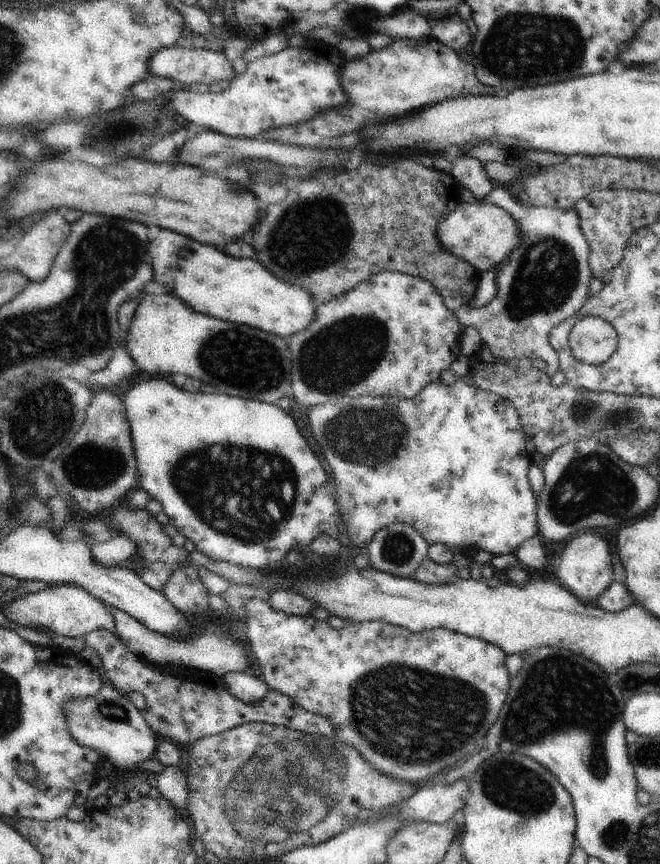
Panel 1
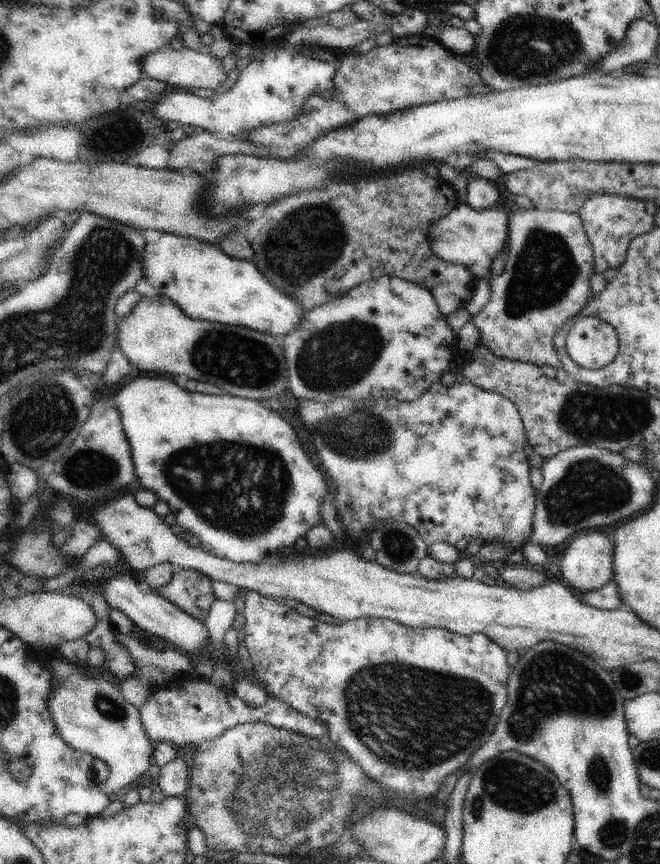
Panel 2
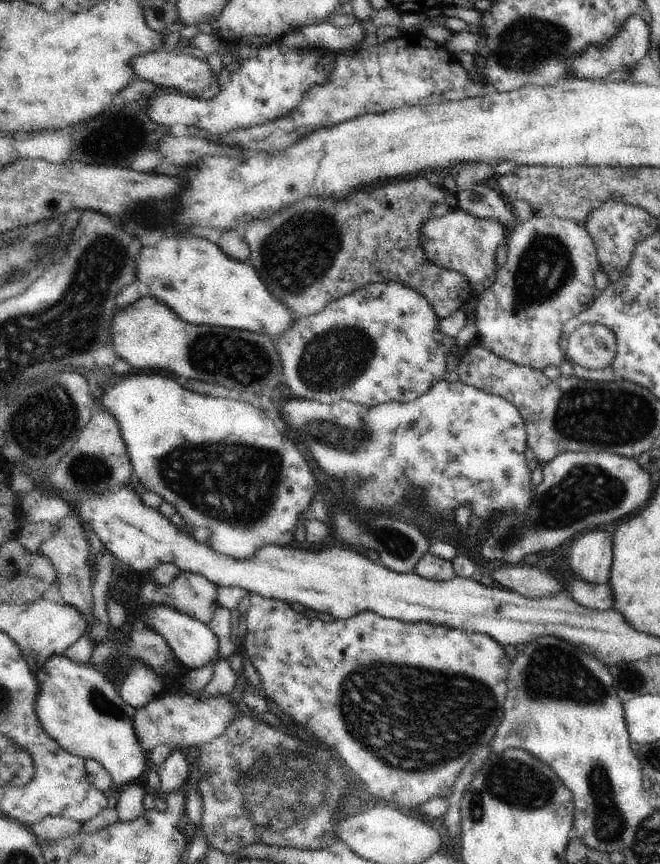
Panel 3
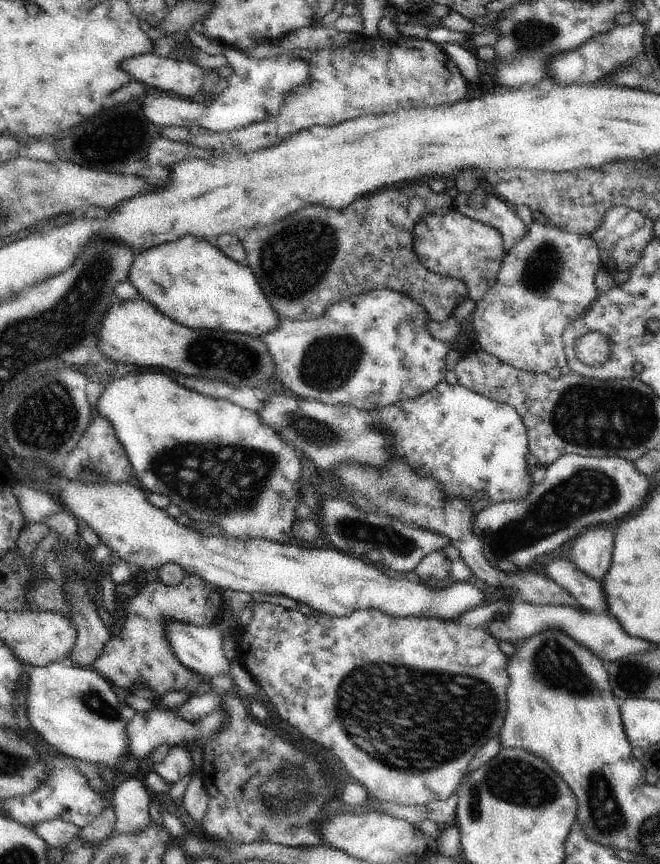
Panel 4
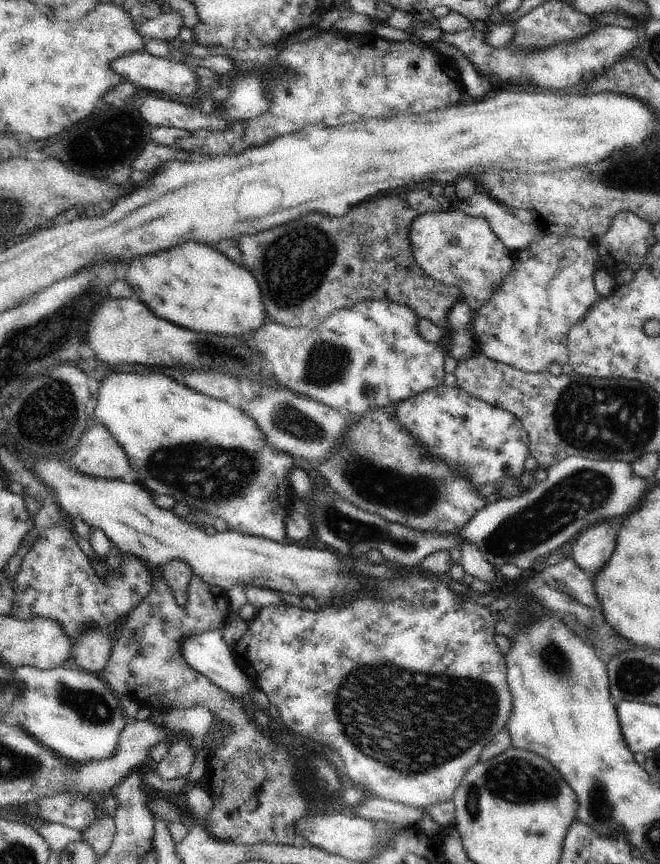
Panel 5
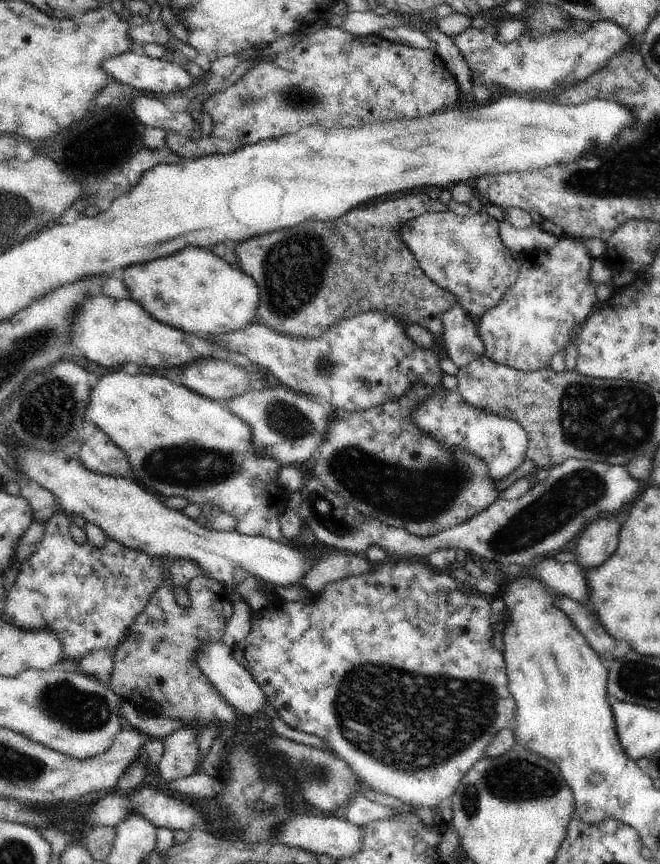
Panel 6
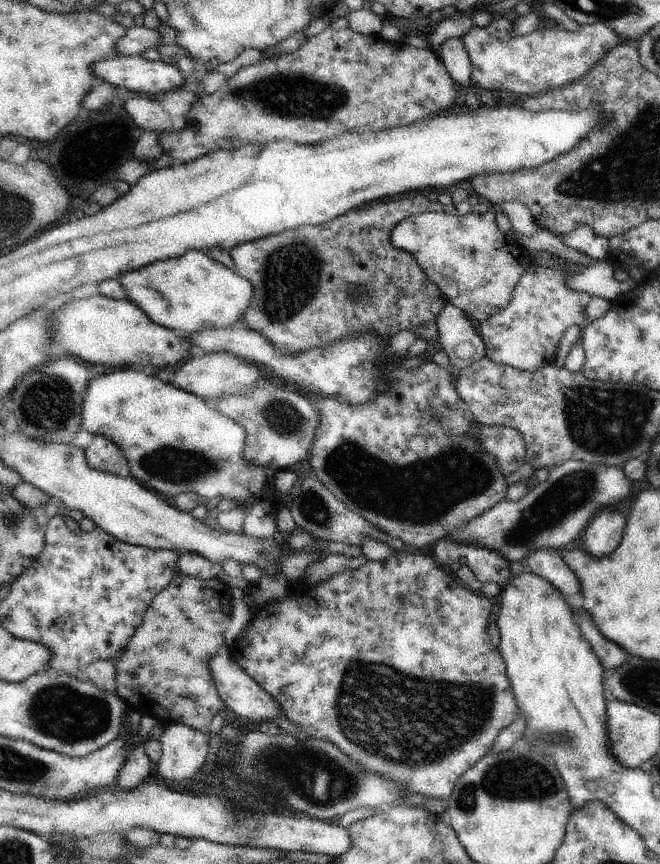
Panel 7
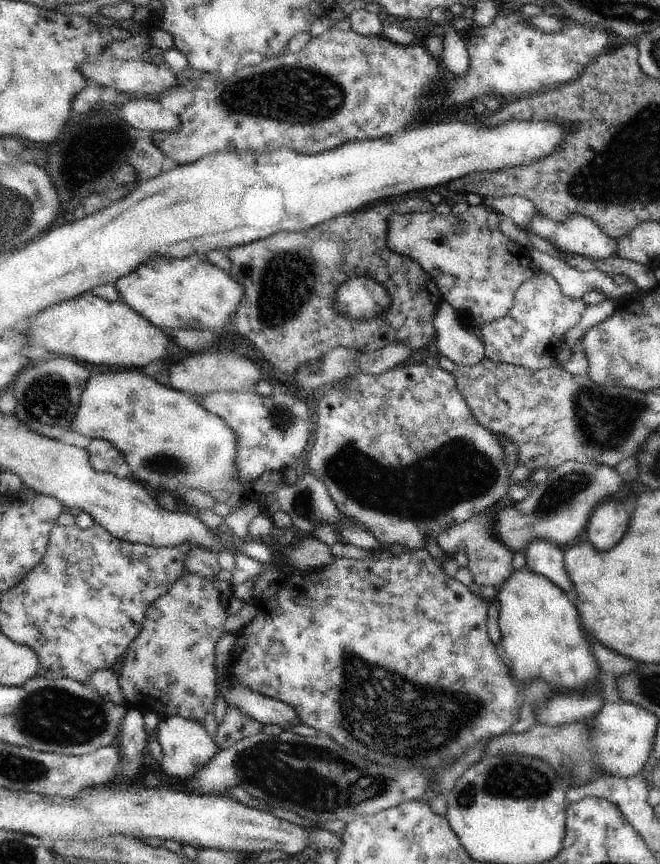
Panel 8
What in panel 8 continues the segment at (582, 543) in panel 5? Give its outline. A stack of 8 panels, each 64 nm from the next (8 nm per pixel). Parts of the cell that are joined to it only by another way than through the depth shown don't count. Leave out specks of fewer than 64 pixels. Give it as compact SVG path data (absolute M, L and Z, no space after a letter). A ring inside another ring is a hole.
M608 499L601 502L588 521L586 536L598 550L614 548L628 530L628 512L622 501Z

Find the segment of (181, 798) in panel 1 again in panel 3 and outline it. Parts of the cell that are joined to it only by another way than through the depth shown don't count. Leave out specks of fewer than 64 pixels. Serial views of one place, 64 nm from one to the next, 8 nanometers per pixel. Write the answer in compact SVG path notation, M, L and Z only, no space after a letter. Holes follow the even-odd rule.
M174 749L159 765L151 765L161 778L161 795L168 795L180 787L186 787L190 772L188 758L182 749Z

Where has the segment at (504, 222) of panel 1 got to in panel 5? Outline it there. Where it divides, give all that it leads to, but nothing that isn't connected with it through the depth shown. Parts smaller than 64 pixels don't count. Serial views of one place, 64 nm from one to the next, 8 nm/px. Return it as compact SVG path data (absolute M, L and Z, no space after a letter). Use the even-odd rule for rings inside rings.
M450 208L443 213L427 212L415 218L409 228L409 239L416 262L434 280L458 287L461 300L476 314L501 287L513 269L512 252L496 236L491 224L484 217L473 217Z

